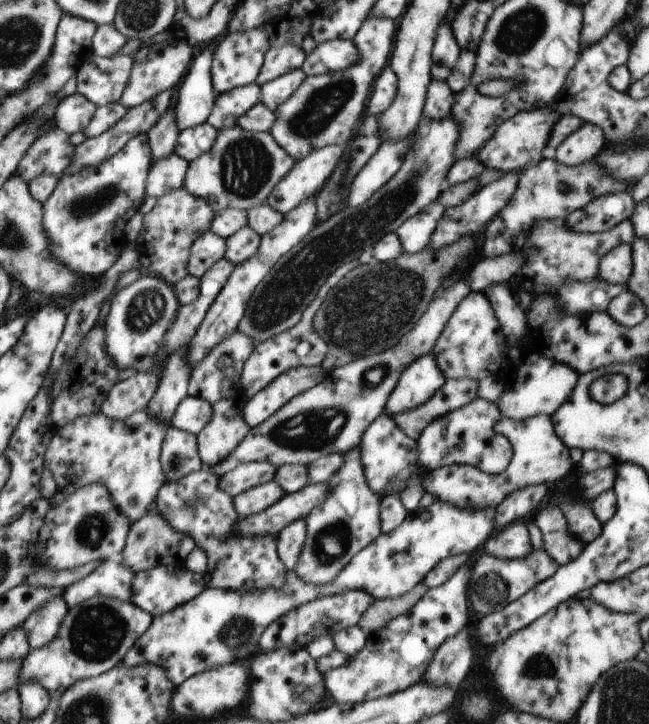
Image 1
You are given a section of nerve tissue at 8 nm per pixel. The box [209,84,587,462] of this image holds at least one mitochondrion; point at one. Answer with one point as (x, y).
(290, 286)

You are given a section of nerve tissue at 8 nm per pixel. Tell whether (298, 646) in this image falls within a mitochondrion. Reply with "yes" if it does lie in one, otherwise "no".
no

